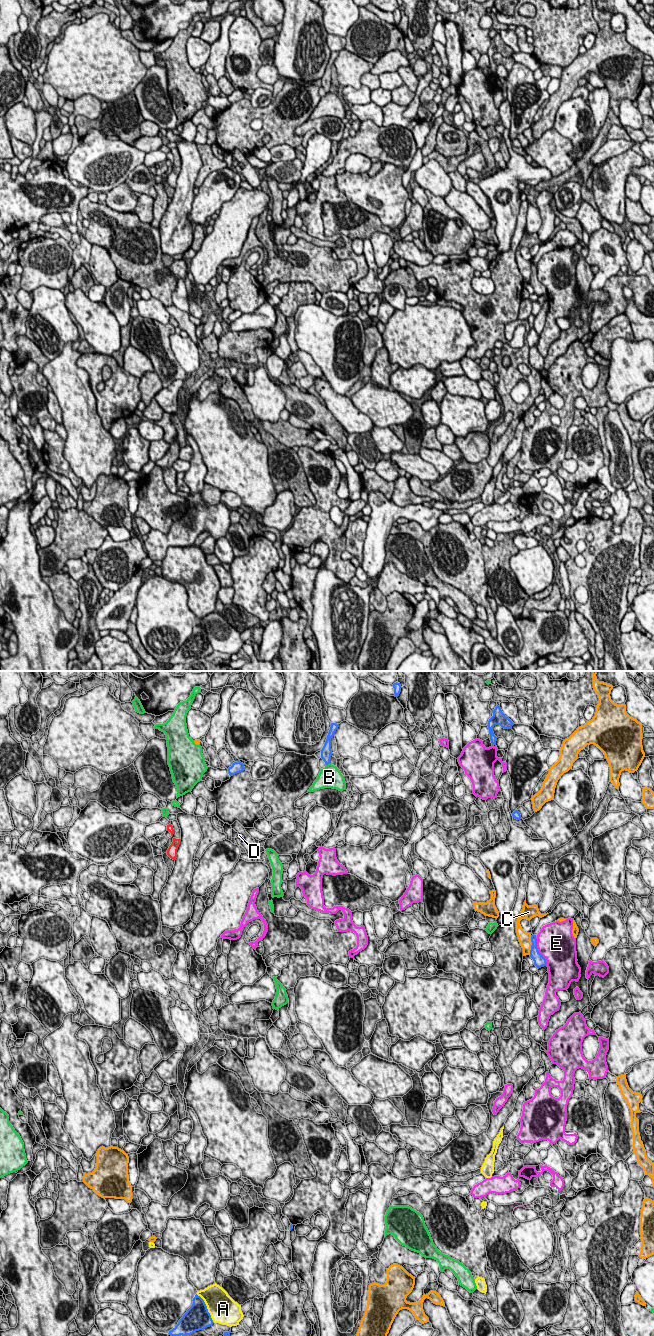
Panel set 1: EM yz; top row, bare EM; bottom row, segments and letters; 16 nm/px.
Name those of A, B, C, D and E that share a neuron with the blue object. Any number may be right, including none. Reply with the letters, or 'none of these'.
D

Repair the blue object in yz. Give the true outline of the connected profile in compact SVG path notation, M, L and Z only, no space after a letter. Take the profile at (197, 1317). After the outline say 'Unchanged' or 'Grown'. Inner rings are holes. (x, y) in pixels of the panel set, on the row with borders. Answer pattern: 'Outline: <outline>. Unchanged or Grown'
Outline: M196 1294L192 1306L168 1334L171 1336L191 1335L212 1326L213 1323L204 1300Z. Unchanged

